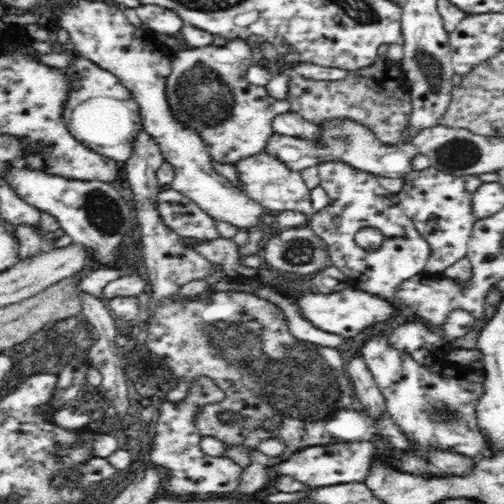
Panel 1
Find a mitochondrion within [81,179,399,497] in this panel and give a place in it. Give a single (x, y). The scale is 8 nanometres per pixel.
(287, 376)

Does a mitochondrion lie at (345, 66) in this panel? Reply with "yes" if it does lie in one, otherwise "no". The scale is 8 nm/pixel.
no

